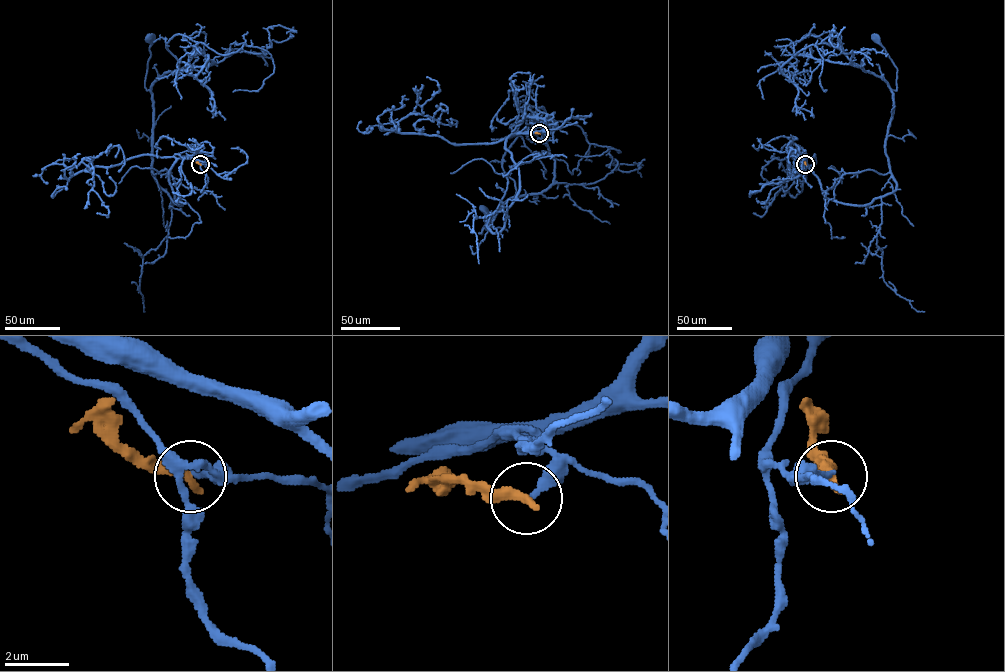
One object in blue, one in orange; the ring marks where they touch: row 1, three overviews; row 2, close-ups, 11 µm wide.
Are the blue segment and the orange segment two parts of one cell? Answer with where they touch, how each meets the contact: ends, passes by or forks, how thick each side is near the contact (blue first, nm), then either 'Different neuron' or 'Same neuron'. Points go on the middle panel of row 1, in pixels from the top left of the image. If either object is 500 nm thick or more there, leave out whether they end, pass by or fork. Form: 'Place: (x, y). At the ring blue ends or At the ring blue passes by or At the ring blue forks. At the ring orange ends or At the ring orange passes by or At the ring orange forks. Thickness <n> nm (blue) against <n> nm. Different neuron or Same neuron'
Place: (539, 133). At the ring blue ends. At the ring orange ends. Thickness 280 nm (blue) against 360 nm. Different neuron

